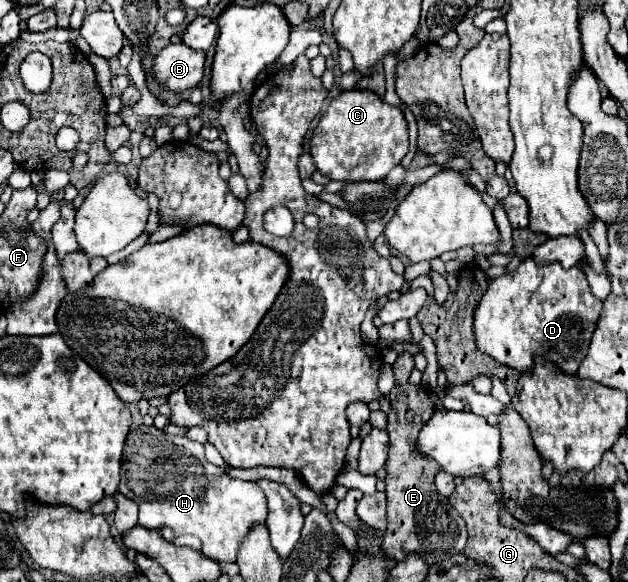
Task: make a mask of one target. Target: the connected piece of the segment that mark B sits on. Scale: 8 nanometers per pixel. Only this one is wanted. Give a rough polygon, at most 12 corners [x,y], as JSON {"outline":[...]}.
{"outline":[[168,44],[152,76],[164,90],[182,94],[198,86],[204,52]]}

